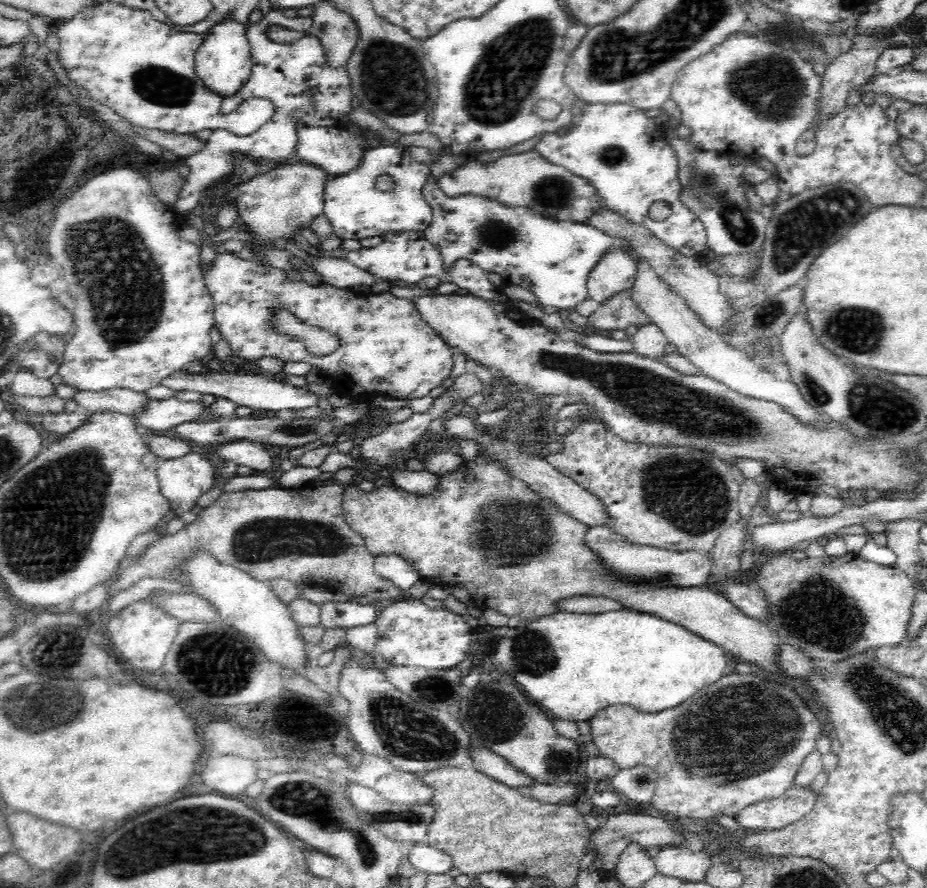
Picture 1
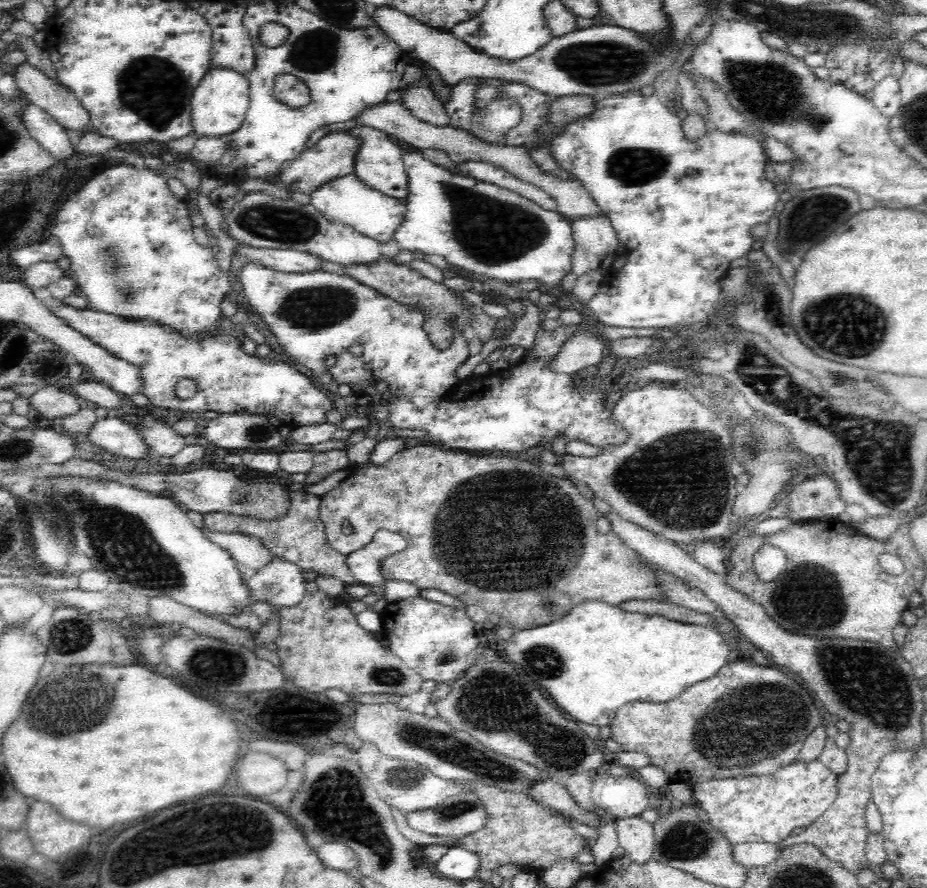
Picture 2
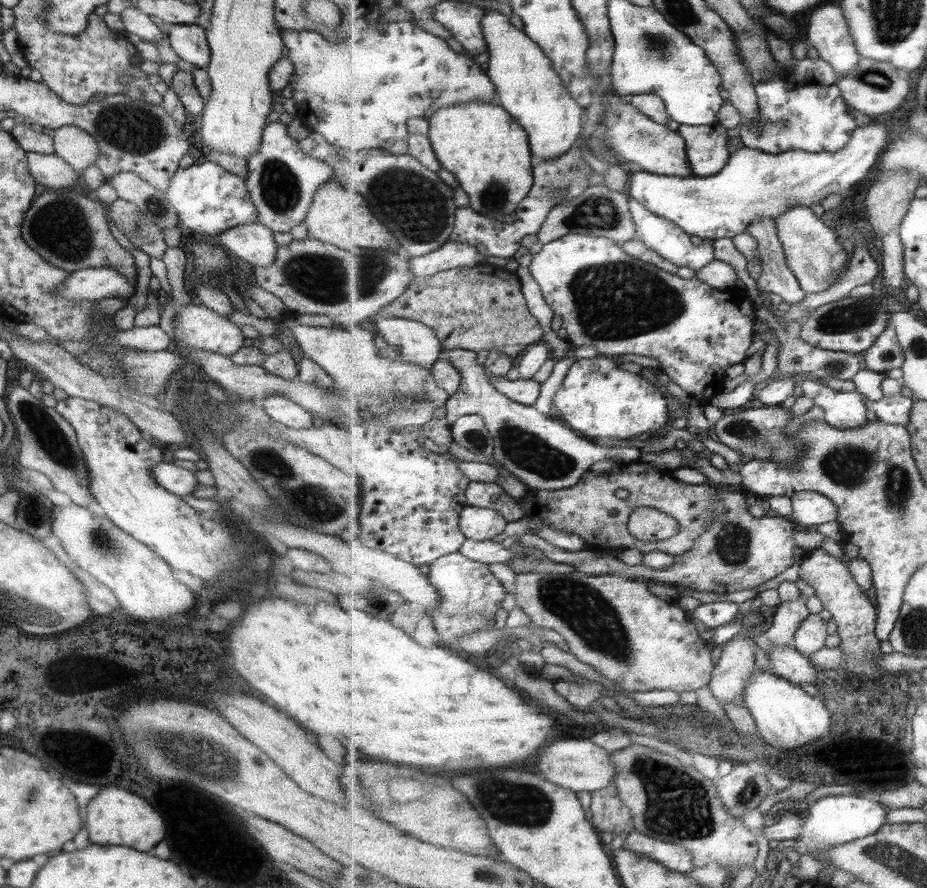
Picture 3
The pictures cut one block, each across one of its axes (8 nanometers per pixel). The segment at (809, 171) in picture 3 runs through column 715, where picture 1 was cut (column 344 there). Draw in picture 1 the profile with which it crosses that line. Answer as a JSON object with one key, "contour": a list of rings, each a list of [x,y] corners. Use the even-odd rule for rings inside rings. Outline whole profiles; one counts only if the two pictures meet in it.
{"contour":[[[379,145],[374,150],[368,150],[368,152],[366,152],[366,154],[363,156],[363,161],[360,167],[350,171],[348,174],[334,177],[332,180],[327,182],[326,188],[324,189],[323,201],[325,204],[323,207],[323,214],[330,221],[330,225],[332,225],[332,229],[334,230],[334,235],[344,240],[355,239],[360,241],[362,239],[374,236],[379,236],[382,238],[383,236],[394,236],[394,234],[413,234],[414,232],[424,233],[424,230],[428,229],[428,226],[432,223],[433,220],[431,207],[426,203],[426,199],[424,199],[424,195],[422,195],[422,186],[426,184],[426,178],[428,178],[428,176],[431,174],[430,167],[431,165],[429,162],[419,163],[418,161],[414,161],[414,159],[410,156],[408,147],[405,147],[404,145]],[[382,175],[388,175],[389,177],[392,177],[392,190],[380,190],[377,188],[375,185],[376,181]]]}

